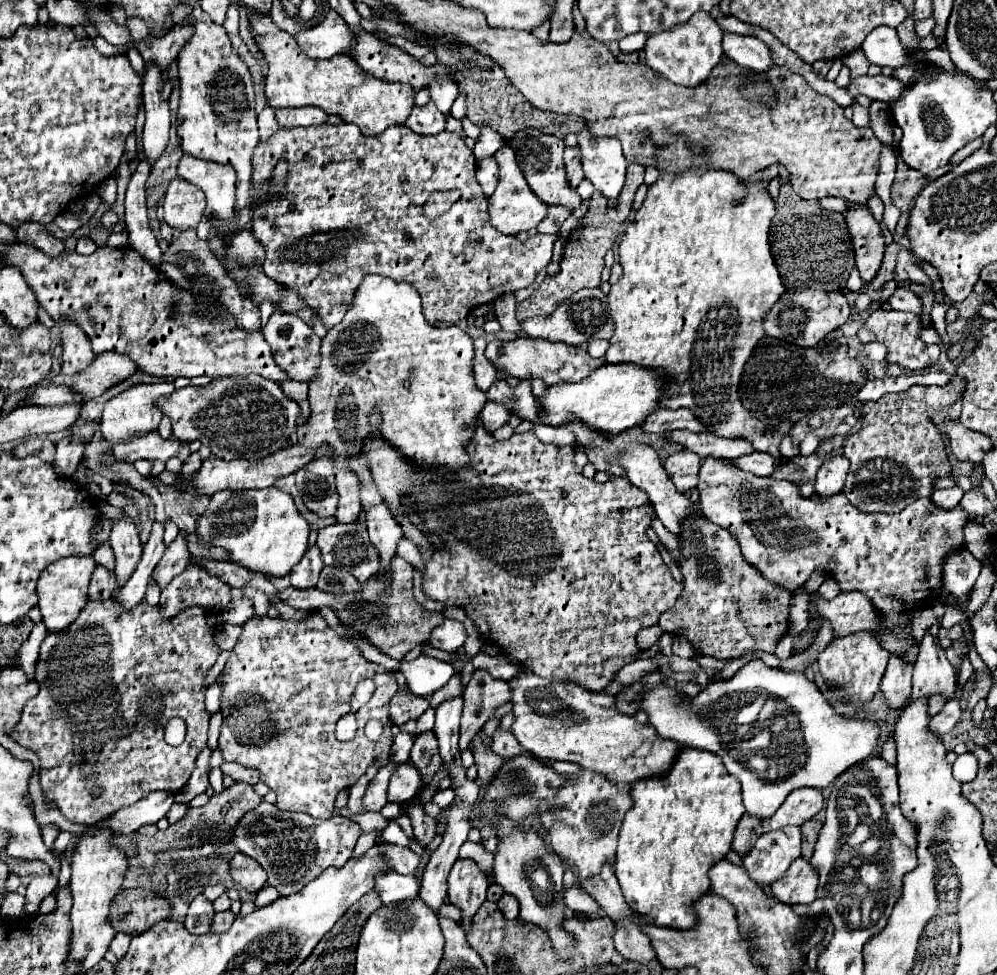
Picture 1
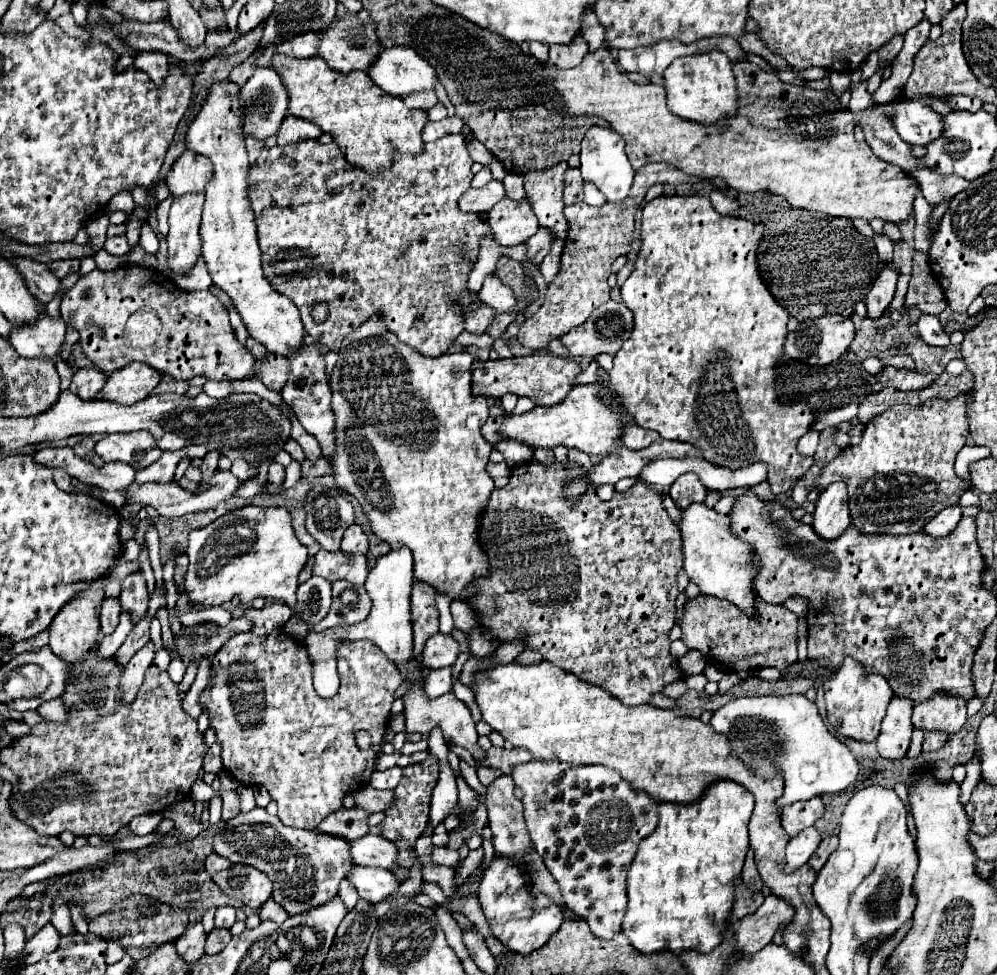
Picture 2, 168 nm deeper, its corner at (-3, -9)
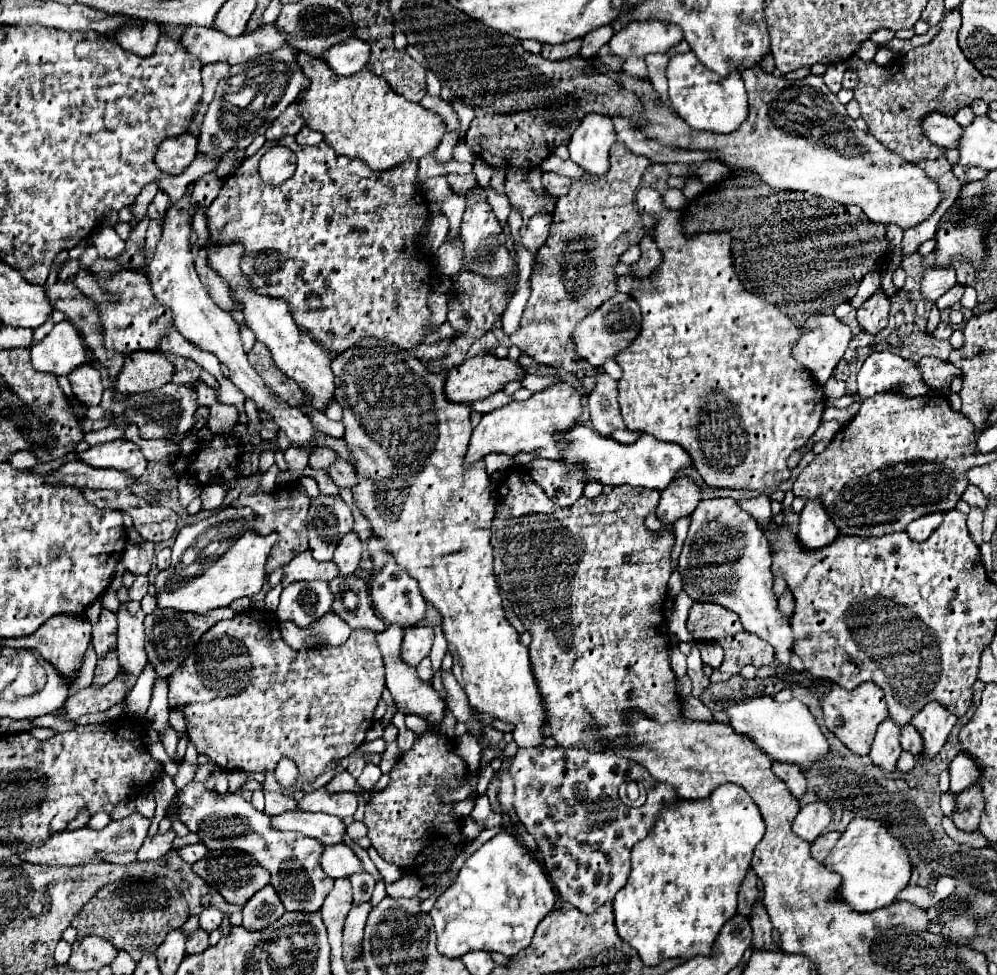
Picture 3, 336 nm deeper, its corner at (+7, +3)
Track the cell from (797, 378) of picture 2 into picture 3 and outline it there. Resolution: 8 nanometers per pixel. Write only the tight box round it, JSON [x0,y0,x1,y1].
[918,358,960,394]

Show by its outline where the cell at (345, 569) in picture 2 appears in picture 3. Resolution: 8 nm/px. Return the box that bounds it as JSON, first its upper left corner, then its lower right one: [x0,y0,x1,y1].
[282,550,338,586]

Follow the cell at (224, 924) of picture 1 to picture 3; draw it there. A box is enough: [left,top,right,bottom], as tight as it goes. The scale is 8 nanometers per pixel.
[186,930,208,956]

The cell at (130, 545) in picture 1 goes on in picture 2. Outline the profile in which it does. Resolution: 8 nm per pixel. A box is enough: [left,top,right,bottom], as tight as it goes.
[120,570,148,620]

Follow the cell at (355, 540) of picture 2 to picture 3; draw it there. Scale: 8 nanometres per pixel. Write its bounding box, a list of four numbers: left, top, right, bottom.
[334,532,362,576]

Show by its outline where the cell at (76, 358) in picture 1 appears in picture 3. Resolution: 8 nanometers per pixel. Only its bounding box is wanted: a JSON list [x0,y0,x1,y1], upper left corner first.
[68,364,102,406]

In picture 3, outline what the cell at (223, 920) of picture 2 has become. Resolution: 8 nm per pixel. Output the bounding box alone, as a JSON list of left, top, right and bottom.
[200,906,224,932]

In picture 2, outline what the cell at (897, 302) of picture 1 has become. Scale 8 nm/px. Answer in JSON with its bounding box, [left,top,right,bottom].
[918,314,950,346]

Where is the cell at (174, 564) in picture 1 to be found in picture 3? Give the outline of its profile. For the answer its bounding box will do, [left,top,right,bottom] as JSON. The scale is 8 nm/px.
[92,650,120,688]

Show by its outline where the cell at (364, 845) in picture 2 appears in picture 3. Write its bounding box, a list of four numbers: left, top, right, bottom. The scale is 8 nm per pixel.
[272,812,346,844]

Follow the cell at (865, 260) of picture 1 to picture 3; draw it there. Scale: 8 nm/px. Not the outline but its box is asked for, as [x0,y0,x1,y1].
[856,290,890,334]

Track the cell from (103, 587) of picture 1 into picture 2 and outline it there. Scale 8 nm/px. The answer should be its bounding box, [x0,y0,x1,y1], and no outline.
[100,596,122,636]

